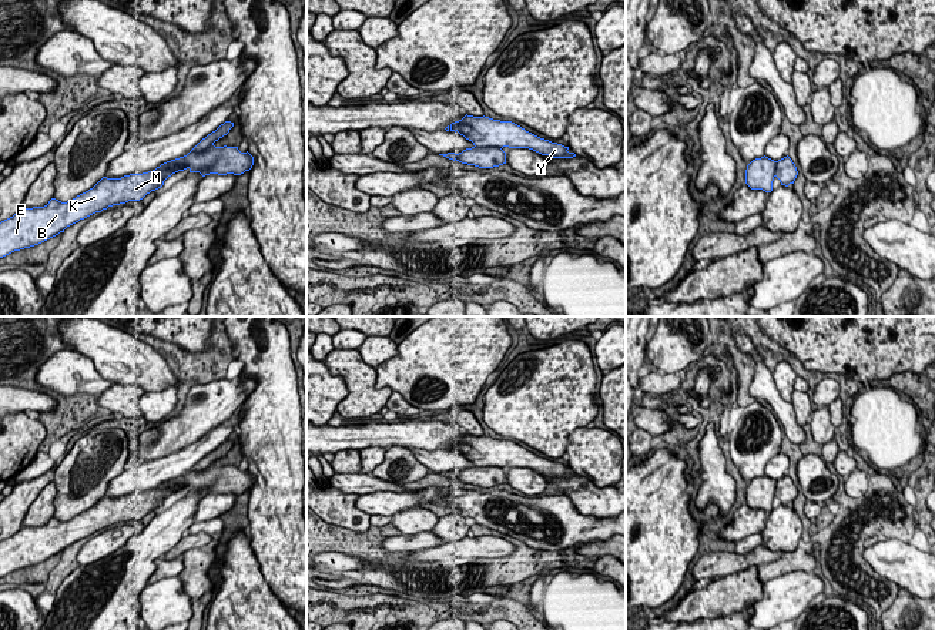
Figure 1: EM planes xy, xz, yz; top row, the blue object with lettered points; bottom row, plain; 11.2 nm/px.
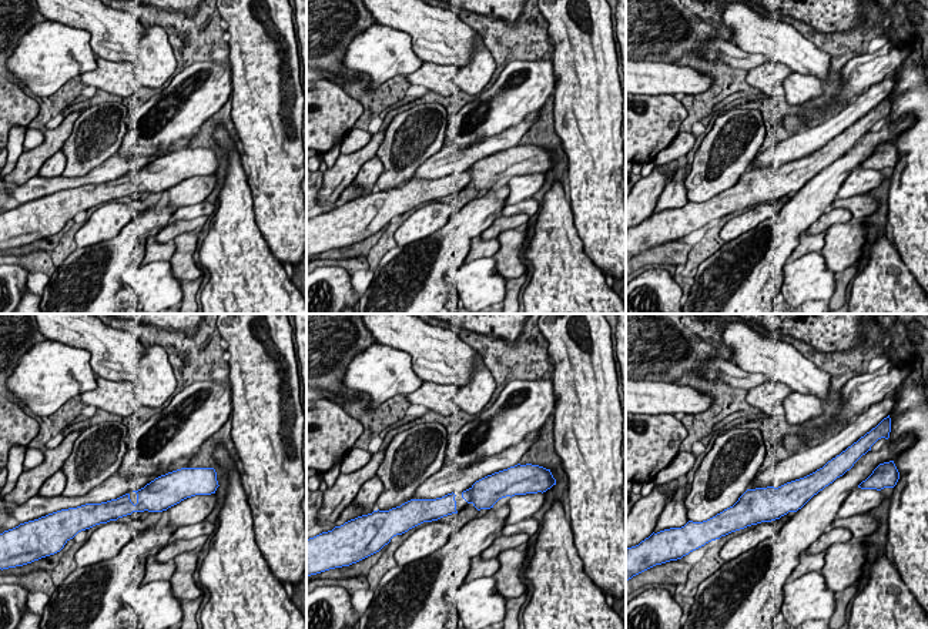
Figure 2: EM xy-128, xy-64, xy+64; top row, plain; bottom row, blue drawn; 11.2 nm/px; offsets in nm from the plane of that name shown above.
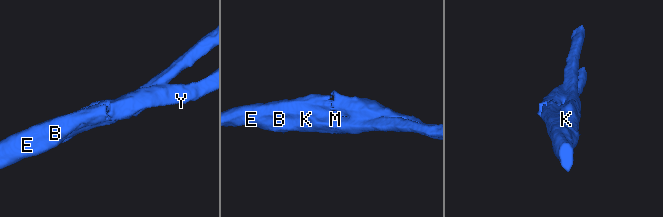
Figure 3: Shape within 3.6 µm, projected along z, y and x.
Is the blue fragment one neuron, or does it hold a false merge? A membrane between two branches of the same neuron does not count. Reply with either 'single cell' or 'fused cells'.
single cell

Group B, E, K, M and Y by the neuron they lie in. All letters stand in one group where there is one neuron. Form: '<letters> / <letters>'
B E K M Y

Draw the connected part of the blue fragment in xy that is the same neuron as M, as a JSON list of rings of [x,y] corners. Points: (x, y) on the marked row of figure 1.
[[[225,121],[202,138],[187,155],[167,161],[153,171],[130,174],[121,178],[103,177],[93,188],[76,198],[61,202],[51,198],[44,207],[21,208],[13,217],[0,222],[0,258],[24,248],[38,245],[80,220],[101,212],[113,205],[140,201],[151,191],[164,185],[172,174],[184,170],[210,174],[241,175],[254,165],[254,157],[238,147],[215,147],[234,127]]]

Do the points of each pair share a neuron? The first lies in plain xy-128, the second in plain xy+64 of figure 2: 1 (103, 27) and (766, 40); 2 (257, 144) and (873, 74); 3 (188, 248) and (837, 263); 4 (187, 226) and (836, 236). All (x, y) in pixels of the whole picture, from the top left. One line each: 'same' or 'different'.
1: same
2: different
3: same
4: different

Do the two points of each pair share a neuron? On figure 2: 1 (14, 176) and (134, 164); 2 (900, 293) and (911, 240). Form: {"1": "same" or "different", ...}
{"1": "different", "2": "different"}

